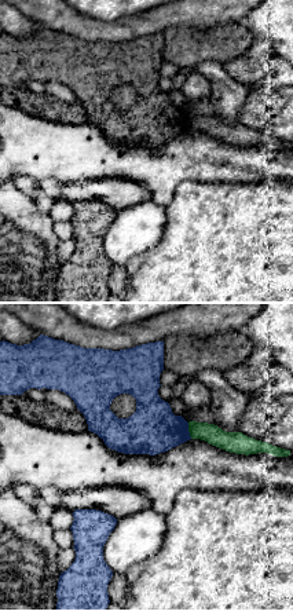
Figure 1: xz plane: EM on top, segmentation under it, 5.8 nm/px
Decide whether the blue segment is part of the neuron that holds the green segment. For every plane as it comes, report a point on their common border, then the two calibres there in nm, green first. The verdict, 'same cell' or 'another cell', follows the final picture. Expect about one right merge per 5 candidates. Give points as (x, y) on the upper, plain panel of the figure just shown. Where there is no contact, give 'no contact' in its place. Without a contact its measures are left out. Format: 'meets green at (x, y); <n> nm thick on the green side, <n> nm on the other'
meets green at (189, 123); 110 nm thick on the green side, 300 nm on the other

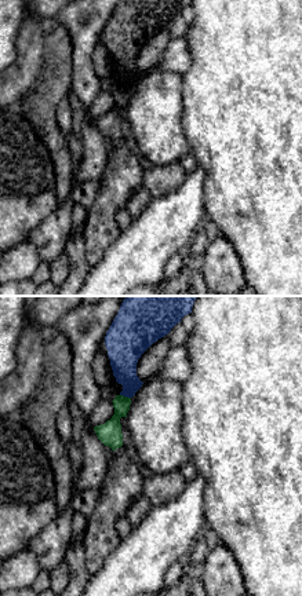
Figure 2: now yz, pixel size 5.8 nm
meets green at (126, 88); 140 nm thick on the green side, 170 nm on the other

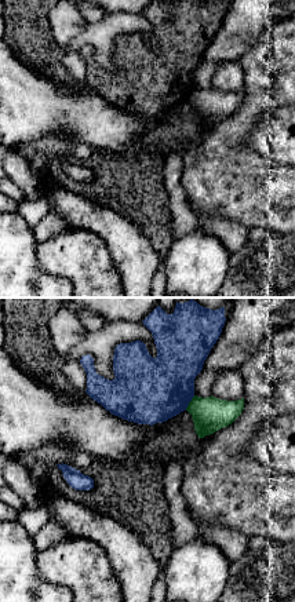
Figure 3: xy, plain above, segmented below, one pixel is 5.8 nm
meets green at (189, 94); 200 nm thick on the green side, 380 nm on the other

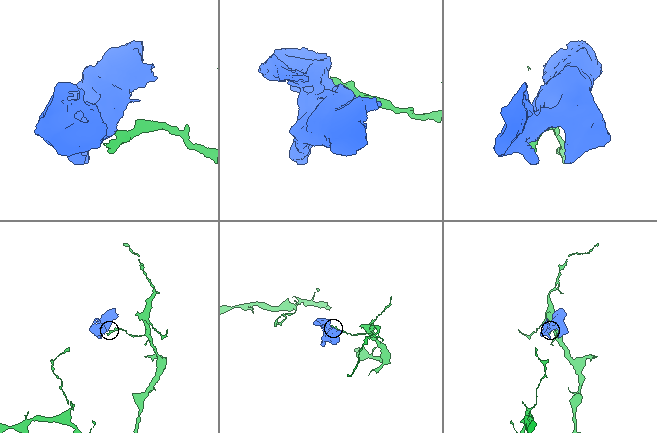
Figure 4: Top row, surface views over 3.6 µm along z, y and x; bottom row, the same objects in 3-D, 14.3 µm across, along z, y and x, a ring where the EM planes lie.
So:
another cell

